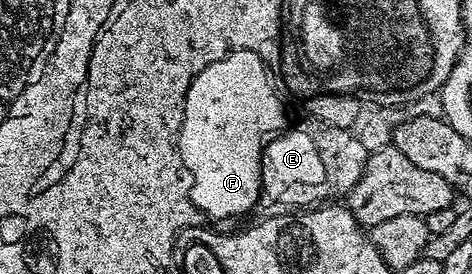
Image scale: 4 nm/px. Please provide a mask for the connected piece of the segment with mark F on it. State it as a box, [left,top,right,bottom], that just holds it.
[177,48,285,217]

